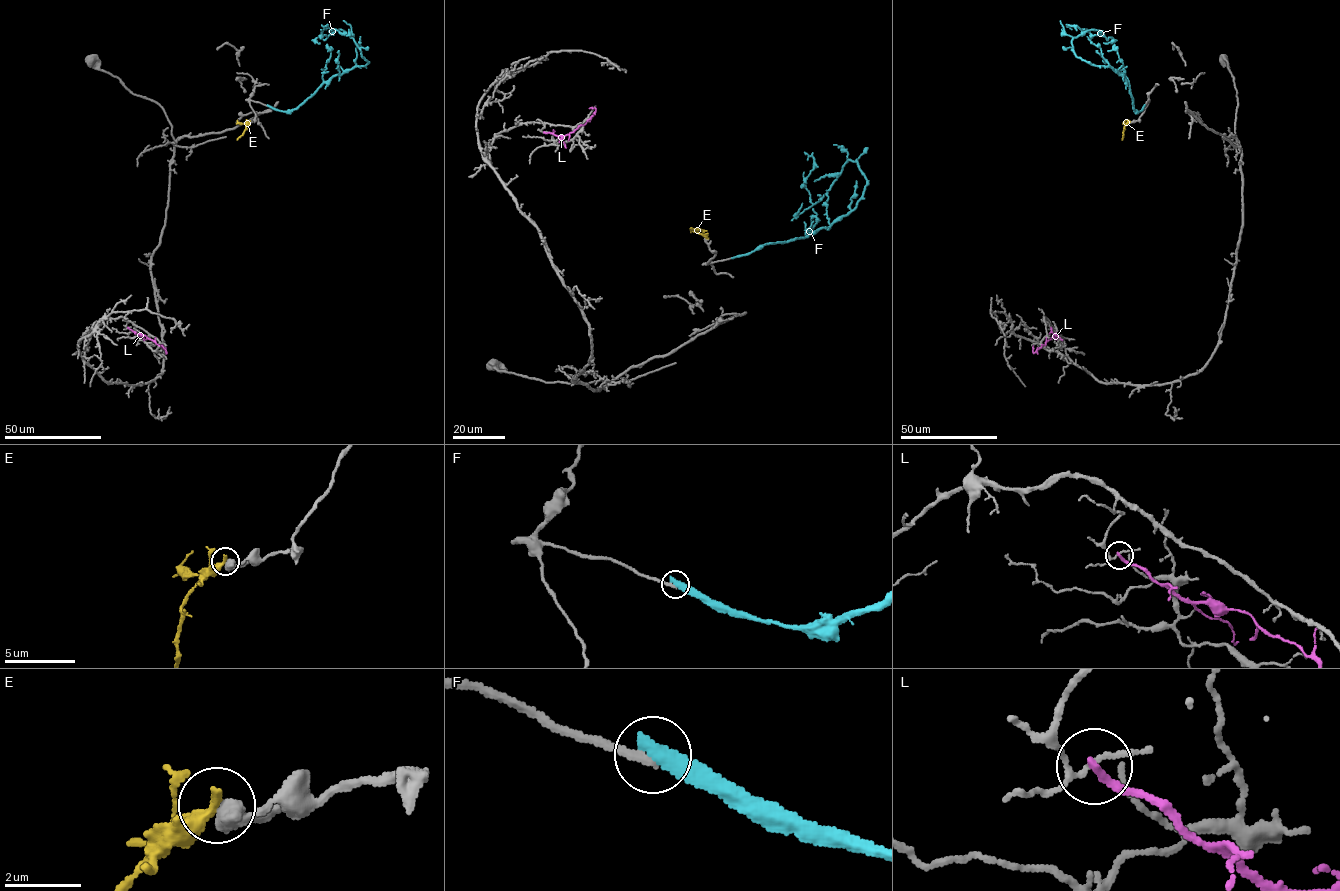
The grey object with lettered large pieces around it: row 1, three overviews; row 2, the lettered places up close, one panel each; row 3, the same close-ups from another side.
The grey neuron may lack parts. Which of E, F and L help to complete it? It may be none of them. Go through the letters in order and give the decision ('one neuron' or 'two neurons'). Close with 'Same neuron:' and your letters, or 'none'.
E: two neurons
F: two neurons
L: two neurons
Same neuron: none

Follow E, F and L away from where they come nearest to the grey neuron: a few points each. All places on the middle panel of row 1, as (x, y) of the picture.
E: (706, 238), (702, 230), (691, 227)
F: (732, 257), (853, 210), (866, 184), (857, 163), (813, 204), (804, 152)
L: (544, 132), (564, 136), (573, 132), (594, 114), (594, 107), (589, 108)

